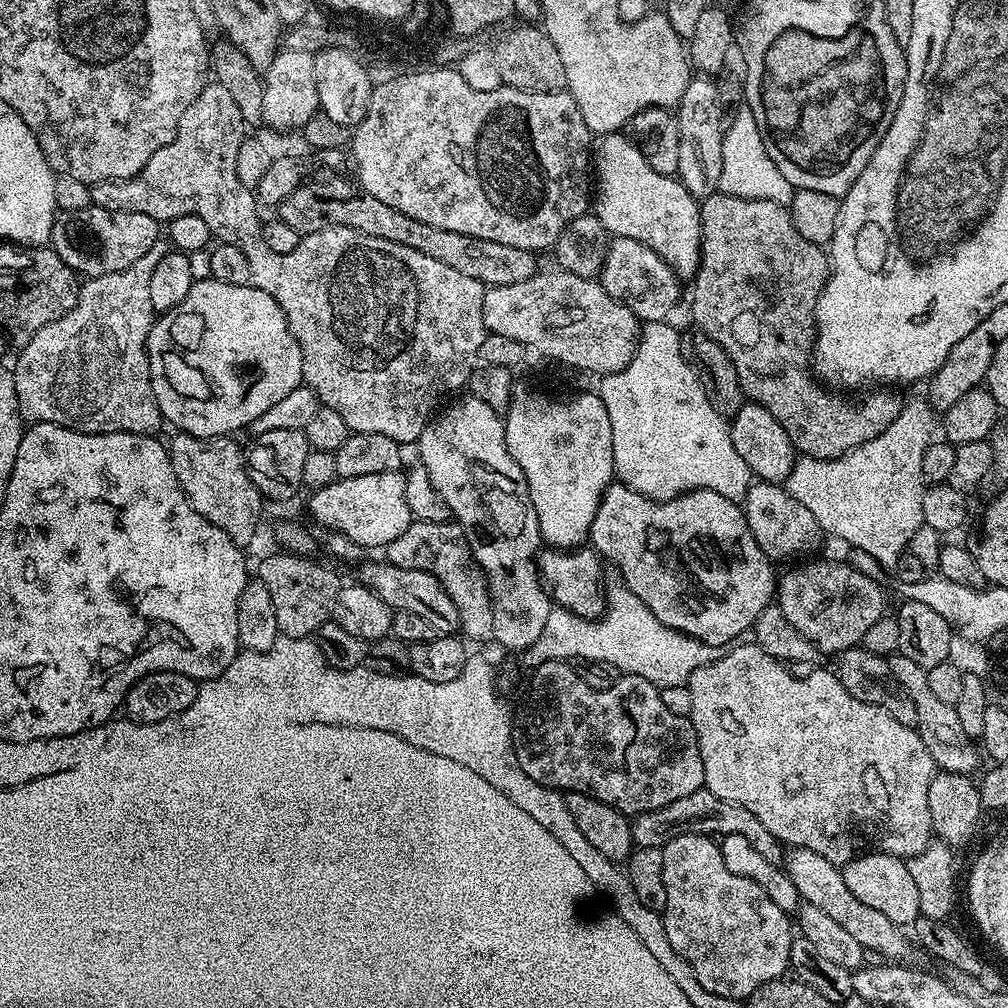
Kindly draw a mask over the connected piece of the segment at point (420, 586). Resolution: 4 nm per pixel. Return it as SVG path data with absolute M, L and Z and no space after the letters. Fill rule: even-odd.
M387 562L368 564L364 573L358 578L359 583L371 590L393 612L408 611L418 614L441 636L451 636L461 631L458 608L454 606L449 594L442 586L442 582L427 573L426 570L406 570L402 566L394 566Z

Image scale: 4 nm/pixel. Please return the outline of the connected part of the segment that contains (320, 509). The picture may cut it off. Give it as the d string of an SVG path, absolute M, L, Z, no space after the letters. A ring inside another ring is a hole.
M403 471L367 474L334 481L309 495L308 508L324 530L340 532L353 540L357 549L383 549L413 522L406 506L406 478Z

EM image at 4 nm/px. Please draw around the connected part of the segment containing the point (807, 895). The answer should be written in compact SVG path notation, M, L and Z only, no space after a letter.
M789 847L782 867L788 873L790 882L798 886L798 894L803 903L818 906L818 910L830 914L830 918L834 918L834 922L838 922L838 926L846 929L869 953L877 952L880 955L877 957L888 962L904 960L908 944L900 933L903 931L897 924L890 922L890 918L878 914L878 910L870 910L870 906L858 902L858 898L854 898L854 894L850 894L850 890L846 887L843 871L837 865L822 858L820 854L814 854L812 850Z

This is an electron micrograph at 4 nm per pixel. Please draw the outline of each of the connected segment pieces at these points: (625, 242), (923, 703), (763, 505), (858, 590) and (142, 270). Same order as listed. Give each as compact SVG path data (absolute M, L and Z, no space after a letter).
M615 237L607 241L600 285L618 303L626 305L641 322L667 321L680 300L682 280L658 253L630 237Z
M899 654L887 657L887 662L894 678L898 678L902 690L910 694L910 699L914 702L914 710L918 710L918 722L915 729L919 732L926 750L930 750L932 761L936 763L937 769L957 772L963 776L974 773L980 760L982 761L981 749L974 743L973 737L968 736L966 730L962 730L956 713L956 705L939 701L930 690L928 669L918 666L918 662L910 662L910 658Z
M753 482L748 488L746 498L742 502L744 517L750 526L750 534L754 534L754 542L762 546L768 559L773 562L792 560L795 556L804 556L812 552L820 544L822 533L818 526L818 518L788 493L787 487L767 482Z
M820 560L817 564L804 564L801 568L792 568L788 573L781 575L778 580L778 603L780 612L786 618L786 622L790 622L790 626L794 626L794 630L798 630L798 634L802 634L806 638L810 638L810 642L814 642L821 653L839 654L847 650L847 648L857 647L863 641L866 630L870 630L870 626L874 626L874 622L878 622L878 618L885 615L884 608L884 592L880 589L880 584L876 580L871 580L864 572L859 572L852 564L839 564L836 560Z
M157 242L134 266L114 274L85 279L80 284L74 306L62 318L42 326L28 344L19 349L20 357L12 372L20 415L25 421L57 424L75 432L129 432L139 436L156 436L162 417L154 398L148 365L148 332L154 323L150 302L150 274L154 266L170 251L169 245Z

